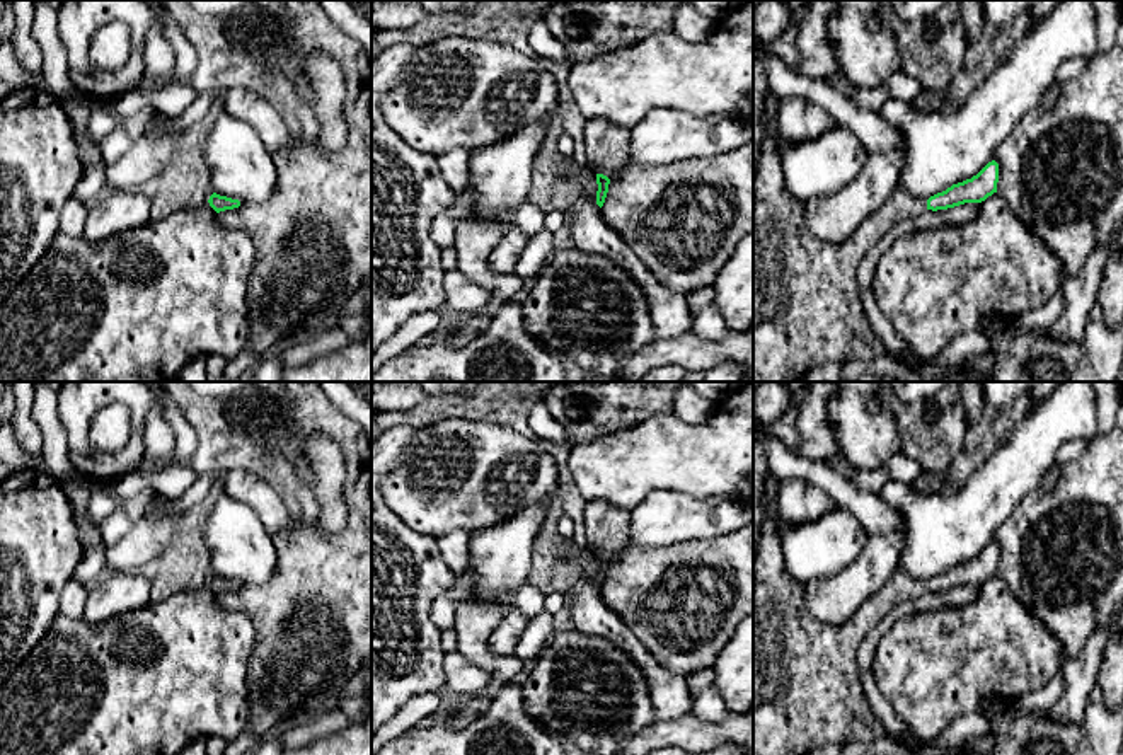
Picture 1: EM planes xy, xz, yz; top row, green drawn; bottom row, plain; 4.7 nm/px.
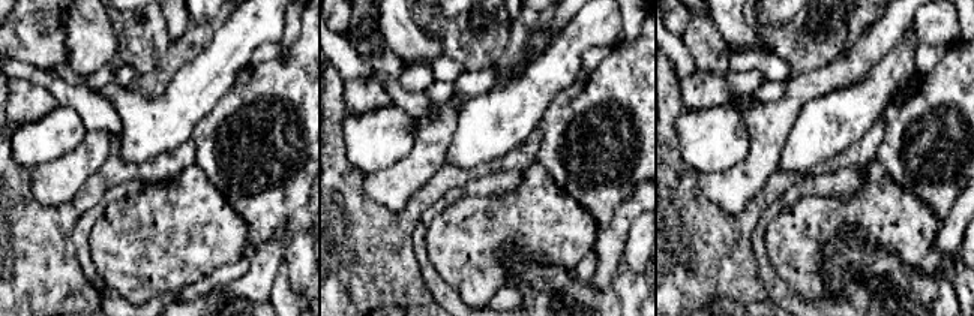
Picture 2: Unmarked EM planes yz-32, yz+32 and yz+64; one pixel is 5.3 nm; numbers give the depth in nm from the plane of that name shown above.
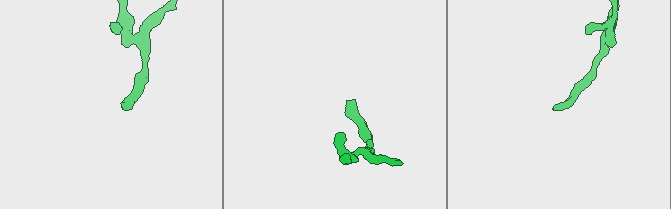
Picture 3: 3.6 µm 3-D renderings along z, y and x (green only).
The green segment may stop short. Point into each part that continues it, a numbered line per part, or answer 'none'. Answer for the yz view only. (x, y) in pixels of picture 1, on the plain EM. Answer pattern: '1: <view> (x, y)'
1: yz (806, 689)

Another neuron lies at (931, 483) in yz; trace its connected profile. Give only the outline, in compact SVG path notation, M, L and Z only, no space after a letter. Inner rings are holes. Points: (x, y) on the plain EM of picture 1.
M925 472L910 484L910 487L920 494L939 494L942 486L944 472Z

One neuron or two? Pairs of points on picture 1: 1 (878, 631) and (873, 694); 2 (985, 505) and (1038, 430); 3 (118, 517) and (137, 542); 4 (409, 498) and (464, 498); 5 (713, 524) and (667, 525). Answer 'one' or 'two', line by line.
1: one
2: one
3: two
4: one
5: one

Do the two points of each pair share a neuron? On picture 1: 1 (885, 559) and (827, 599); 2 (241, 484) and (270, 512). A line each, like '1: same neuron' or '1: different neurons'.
1: same neuron
2: same neuron

